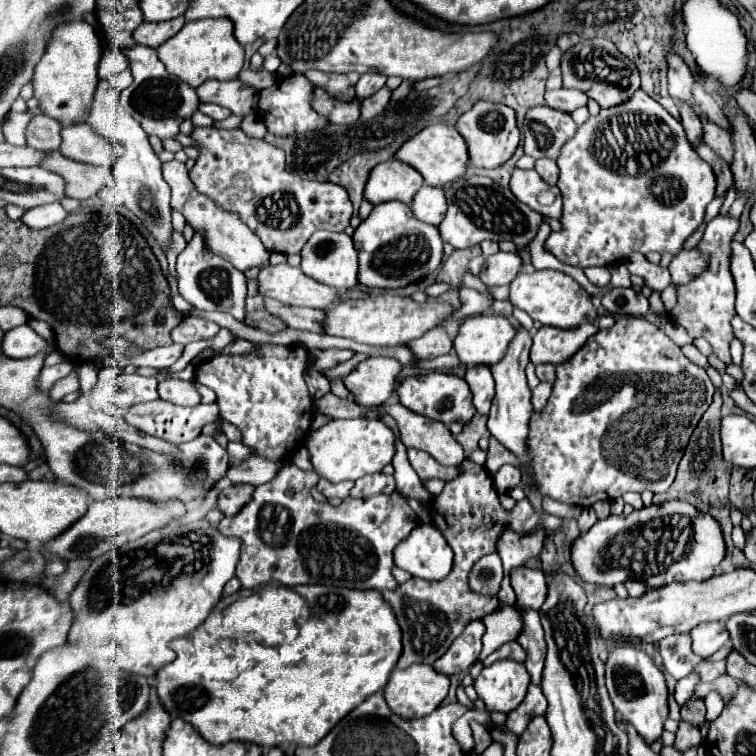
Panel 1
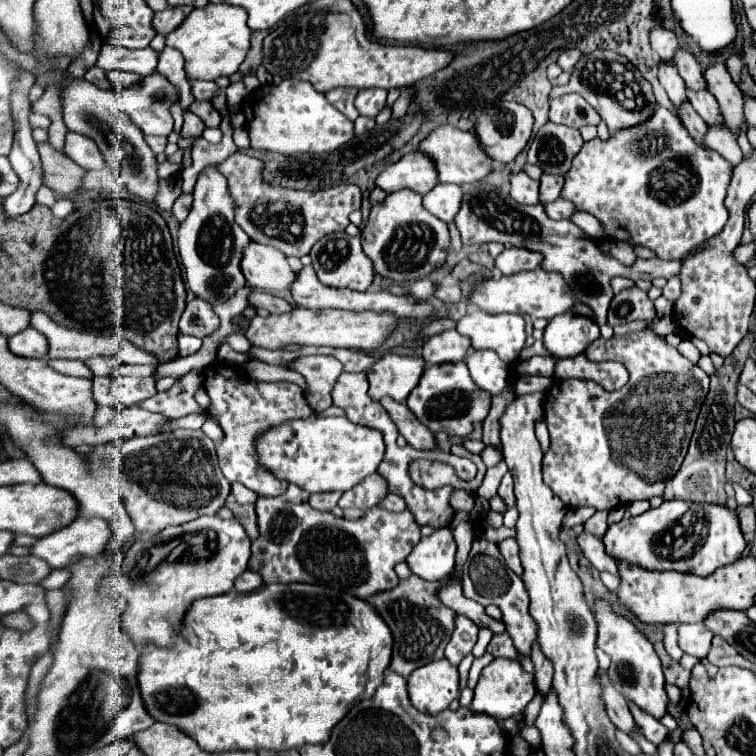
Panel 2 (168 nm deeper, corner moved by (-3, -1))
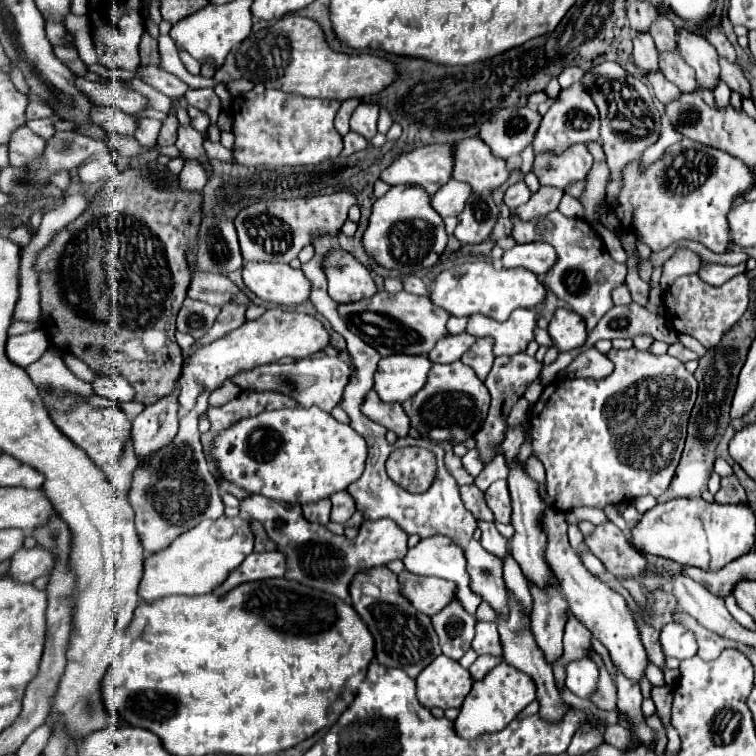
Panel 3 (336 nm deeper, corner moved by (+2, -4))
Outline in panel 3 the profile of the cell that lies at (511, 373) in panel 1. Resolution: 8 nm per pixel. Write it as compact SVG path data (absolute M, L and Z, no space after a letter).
M519 426L508 428L505 432L503 441L503 456L507 460L509 466L509 492L511 492L511 500L513 500L513 516L511 516L511 524L515 528L515 534L511 538L511 554L517 560L517 564L523 570L523 576L527 582L539 582L539 586L543 586L543 582L551 582L551 586L557 586L557 580L549 568L549 564L545 562L545 550L547 550L547 532L543 530L543 514L549 508L549 504L545 502L545 498L541 498L539 494L539 484L535 480L531 480L531 476L525 470L525 464L517 460L521 445L525 440L524 429Z

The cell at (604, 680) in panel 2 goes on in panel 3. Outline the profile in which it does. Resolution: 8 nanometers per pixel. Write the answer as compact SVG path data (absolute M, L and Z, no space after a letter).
M575 660L567 666L567 680L565 686L579 698L591 700L597 692L599 680L599 666L593 660Z

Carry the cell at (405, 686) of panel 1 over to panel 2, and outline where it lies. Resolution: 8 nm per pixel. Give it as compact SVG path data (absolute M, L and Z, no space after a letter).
M448 659L428 663L408 677L408 693L418 711L436 715L460 695L460 675Z

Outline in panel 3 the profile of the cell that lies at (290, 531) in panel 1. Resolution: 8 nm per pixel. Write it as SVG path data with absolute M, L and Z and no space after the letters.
M253 494L251 498L241 500L239 510L243 516L259 520L275 546L283 550L283 554L287 554L285 578L335 594L341 600L349 600L349 586L359 572L375 566L385 566L387 562L403 558L407 554L407 532L399 530L399 526L395 526L395 522L387 518L379 518L375 522L365 520L359 526L357 536L349 540L345 534L333 534L323 524L307 522L307 518L303 518L301 506L291 506L289 502L275 502L271 498Z

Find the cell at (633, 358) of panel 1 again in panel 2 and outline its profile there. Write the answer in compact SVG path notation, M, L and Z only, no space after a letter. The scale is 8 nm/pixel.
M648 329L608 341L600 337L586 349L586 355L592 361L620 361L628 369L630 379L622 389L612 393L584 379L560 381L560 385L552 385L546 391L544 421L550 431L550 451L544 455L542 463L544 483L566 507L596 507L610 511L636 499L662 495L666 483L678 473L684 461L698 411L708 395L710 377L670 347L664 337Z

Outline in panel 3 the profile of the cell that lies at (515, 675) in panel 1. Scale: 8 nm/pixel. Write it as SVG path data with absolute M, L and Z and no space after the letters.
M501 662L499 666L489 670L483 680L477 680L473 684L473 688L467 694L467 698L461 706L461 712L455 720L455 732L467 740L477 738L481 734L501 732L533 700L535 700L533 680L527 674L523 674L521 670L515 670L515 666Z

